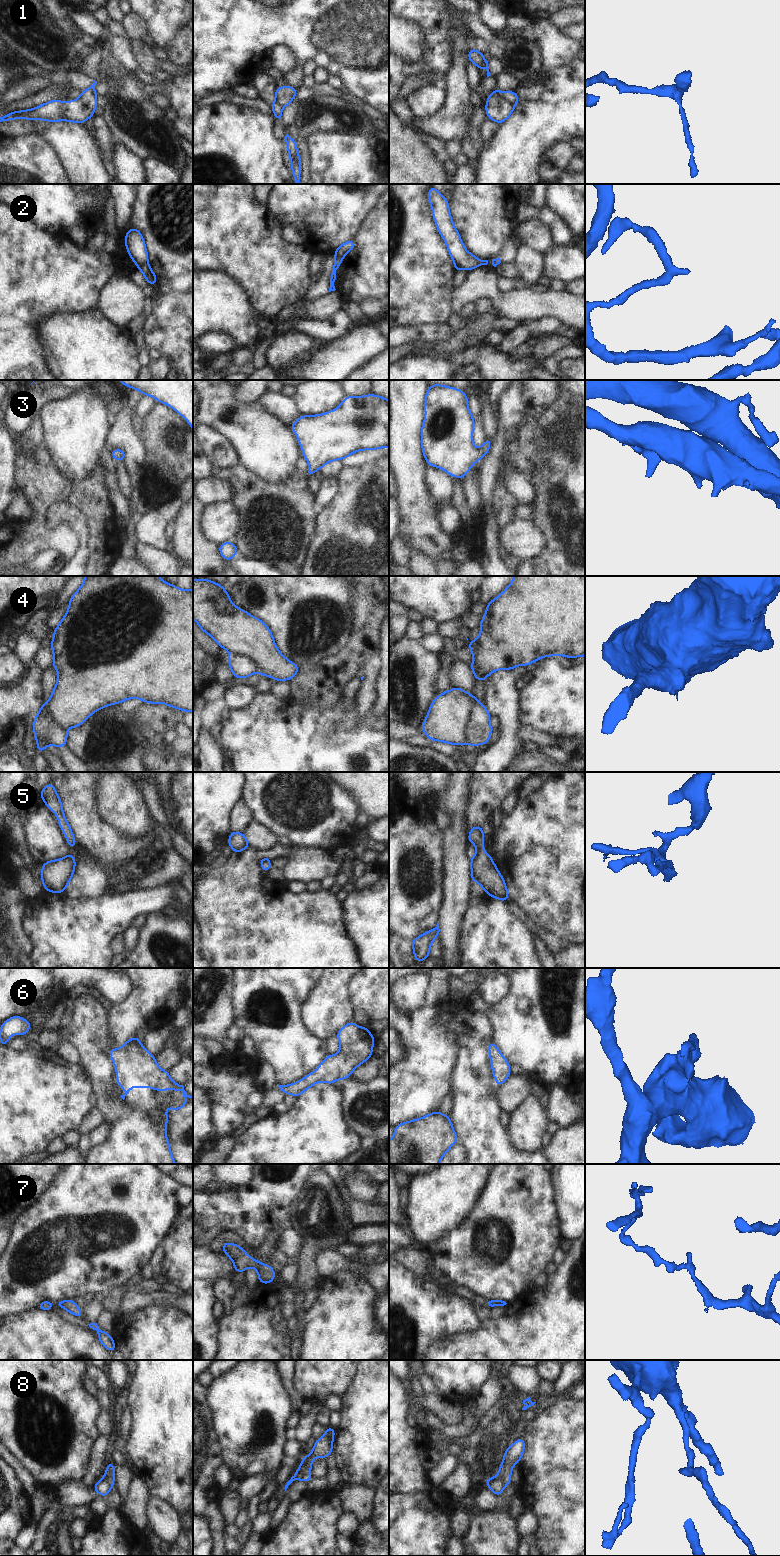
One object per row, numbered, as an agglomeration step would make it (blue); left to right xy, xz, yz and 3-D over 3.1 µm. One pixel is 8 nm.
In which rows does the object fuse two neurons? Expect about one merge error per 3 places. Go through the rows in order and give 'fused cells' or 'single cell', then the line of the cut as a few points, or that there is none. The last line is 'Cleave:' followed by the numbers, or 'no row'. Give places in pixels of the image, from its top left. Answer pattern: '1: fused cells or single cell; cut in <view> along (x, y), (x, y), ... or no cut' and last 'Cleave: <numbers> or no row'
1: fused cells; cut in yz along (503, 93), (514, 106)
2: fused cells; cut in xy along (147, 262), (138, 267)
3: single cell; no cut
4: fused cells; cut in yz along (477, 701), (472, 708), (465, 729), (466, 743)
5: single cell; no cut
6: single cell; no cut
7: single cell; no cut
8: fused cells; cut in xz along (309, 1470), (300, 1478)
Cleave: 1, 2, 4, 8

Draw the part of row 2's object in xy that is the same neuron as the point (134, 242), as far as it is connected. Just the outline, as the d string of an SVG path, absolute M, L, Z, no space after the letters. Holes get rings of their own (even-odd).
M130 228L125 235L125 246L129 256L139 268L148 263L148 252L141 232L137 228Z

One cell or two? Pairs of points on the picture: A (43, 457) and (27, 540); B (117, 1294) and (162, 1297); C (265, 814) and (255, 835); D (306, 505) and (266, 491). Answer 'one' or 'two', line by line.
A: one
B: two
C: two
D: one

